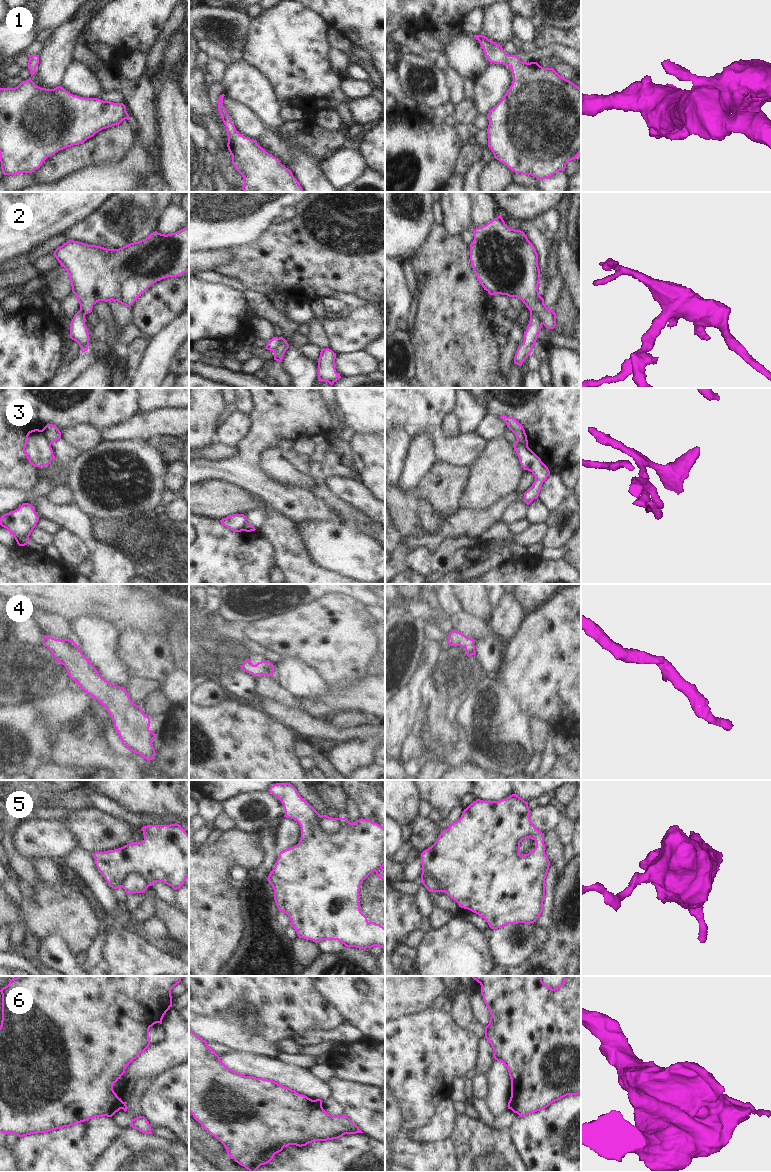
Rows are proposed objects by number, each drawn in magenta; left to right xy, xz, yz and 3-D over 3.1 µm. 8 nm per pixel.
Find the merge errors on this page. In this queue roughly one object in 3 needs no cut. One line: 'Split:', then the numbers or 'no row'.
Split: 2, 3, 5, 6.

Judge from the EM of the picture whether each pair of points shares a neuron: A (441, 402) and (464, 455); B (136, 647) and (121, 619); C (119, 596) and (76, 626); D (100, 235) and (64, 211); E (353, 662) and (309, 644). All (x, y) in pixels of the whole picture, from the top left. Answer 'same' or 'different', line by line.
A: same
B: different
C: different
D: different
E: same

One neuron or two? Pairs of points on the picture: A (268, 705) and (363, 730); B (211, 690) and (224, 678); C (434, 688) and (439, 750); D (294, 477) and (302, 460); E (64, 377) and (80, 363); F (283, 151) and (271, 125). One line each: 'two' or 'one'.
A: one
B: two
C: one
D: two
E: one
F: two

